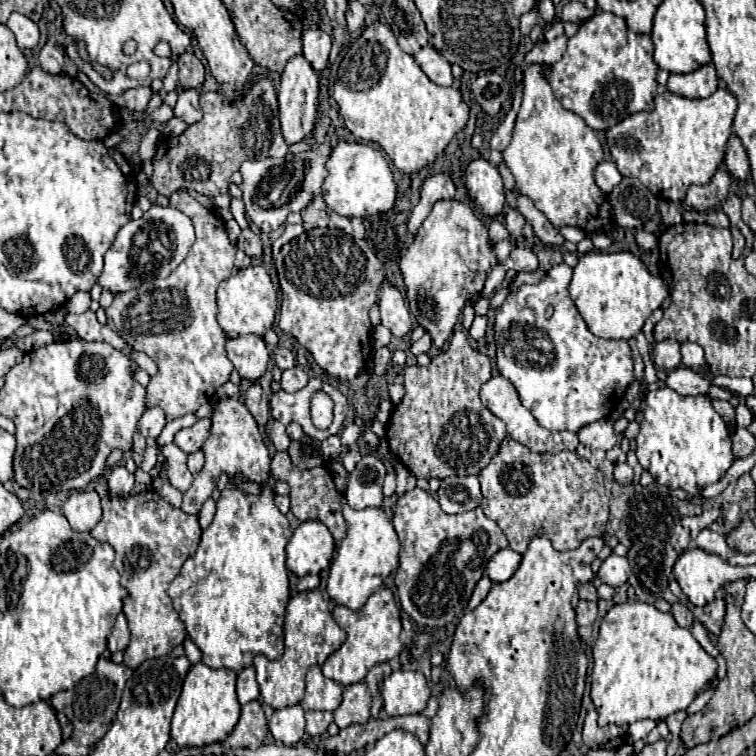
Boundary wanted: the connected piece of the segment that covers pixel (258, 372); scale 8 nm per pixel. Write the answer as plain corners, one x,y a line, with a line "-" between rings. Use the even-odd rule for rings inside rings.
248,335
248,337
228,339
226,353
242,379
248,379
254,383
260,377
264,377
270,353
268,353
262,337

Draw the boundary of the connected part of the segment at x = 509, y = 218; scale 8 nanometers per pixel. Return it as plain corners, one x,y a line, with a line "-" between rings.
508,209
506,217
504,217
504,227
508,229
508,233
510,233
512,239
518,239
518,237
522,235
524,223
526,223
526,221
524,221
524,217
520,215
518,209

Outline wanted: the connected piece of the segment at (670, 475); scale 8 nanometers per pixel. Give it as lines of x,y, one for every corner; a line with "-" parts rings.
660,387
648,393
636,443
638,461
650,471
656,483
670,489
684,489
690,495
696,495
706,485
716,483
734,463
728,427
714,411
710,397
684,397
670,387

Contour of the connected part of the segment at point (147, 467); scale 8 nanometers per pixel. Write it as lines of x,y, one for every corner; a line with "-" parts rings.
157,444
146,447
144,451
144,461
140,463
140,469
144,469
144,471
147,473
149,473
157,463
159,447
156,445

